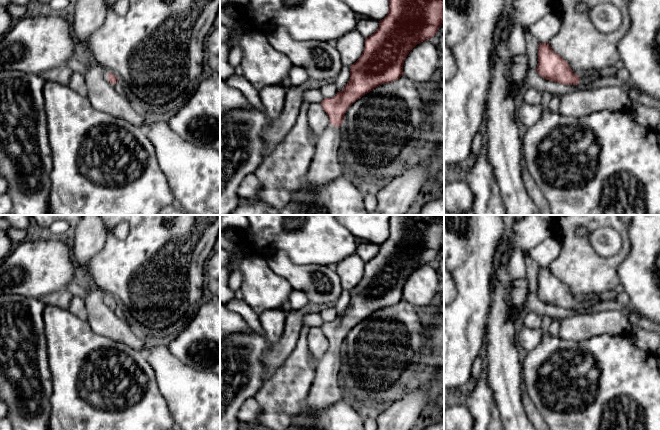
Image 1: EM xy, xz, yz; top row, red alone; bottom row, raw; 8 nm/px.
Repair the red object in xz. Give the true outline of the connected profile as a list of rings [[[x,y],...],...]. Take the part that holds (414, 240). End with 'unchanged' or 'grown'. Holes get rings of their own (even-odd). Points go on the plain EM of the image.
[[[391,215],[389,236],[379,245],[379,252],[368,262],[361,281],[350,291],[350,303],[342,315],[320,327],[329,341],[330,350],[315,366],[315,378],[304,406],[321,411],[339,402],[343,394],[338,385],[338,372],[344,363],[343,343],[348,332],[374,312],[403,300],[404,285],[419,267],[430,264],[444,247],[444,215]]]; grown

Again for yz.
[[[549,266],[540,267],[538,270],[537,297],[546,304],[564,309],[587,309],[601,300],[613,300],[622,306],[633,307],[625,292],[578,300],[572,295],[568,286],[552,274]]]; grown

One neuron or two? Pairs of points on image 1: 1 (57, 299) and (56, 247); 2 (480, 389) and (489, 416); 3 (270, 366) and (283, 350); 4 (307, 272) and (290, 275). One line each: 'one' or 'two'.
1: two
2: one
3: one
4: one

